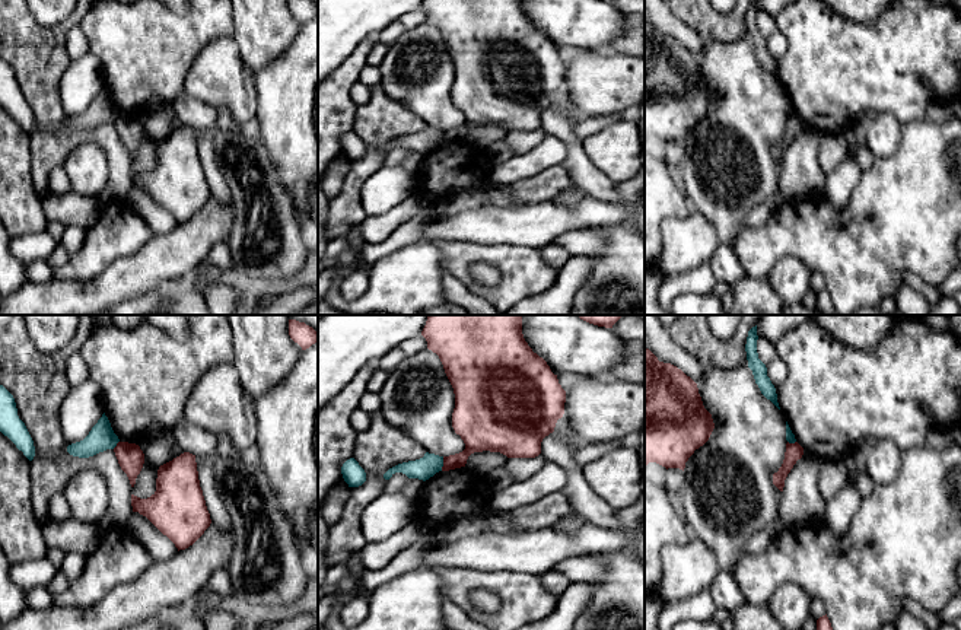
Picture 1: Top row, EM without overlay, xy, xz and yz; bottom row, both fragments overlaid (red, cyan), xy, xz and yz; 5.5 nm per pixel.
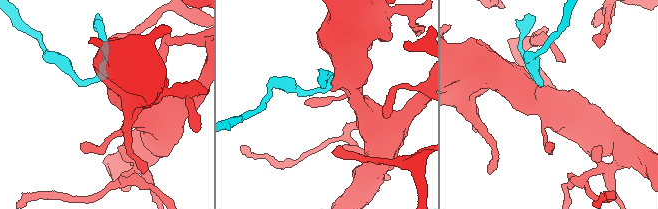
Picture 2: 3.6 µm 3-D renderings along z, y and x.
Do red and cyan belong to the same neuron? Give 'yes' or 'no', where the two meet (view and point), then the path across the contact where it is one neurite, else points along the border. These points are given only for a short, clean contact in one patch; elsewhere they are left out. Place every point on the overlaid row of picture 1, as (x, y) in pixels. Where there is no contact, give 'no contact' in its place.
no; meets red in xz at (444, 464); border along xz (444, 457), (441, 470)

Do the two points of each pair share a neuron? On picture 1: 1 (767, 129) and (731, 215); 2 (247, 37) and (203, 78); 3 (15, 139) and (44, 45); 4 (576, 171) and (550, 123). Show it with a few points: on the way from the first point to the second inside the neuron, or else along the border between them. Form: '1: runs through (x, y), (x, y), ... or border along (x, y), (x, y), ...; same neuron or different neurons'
1: runs through (750, 150), (742, 172), (744, 193); same neuron
2: border along (232, 37), (242, 63), (253, 73); different neurons
3: border along (28, 134), (32, 168); different neurons
4: runs through (576, 158), (576, 148), (563, 133); same neuron

